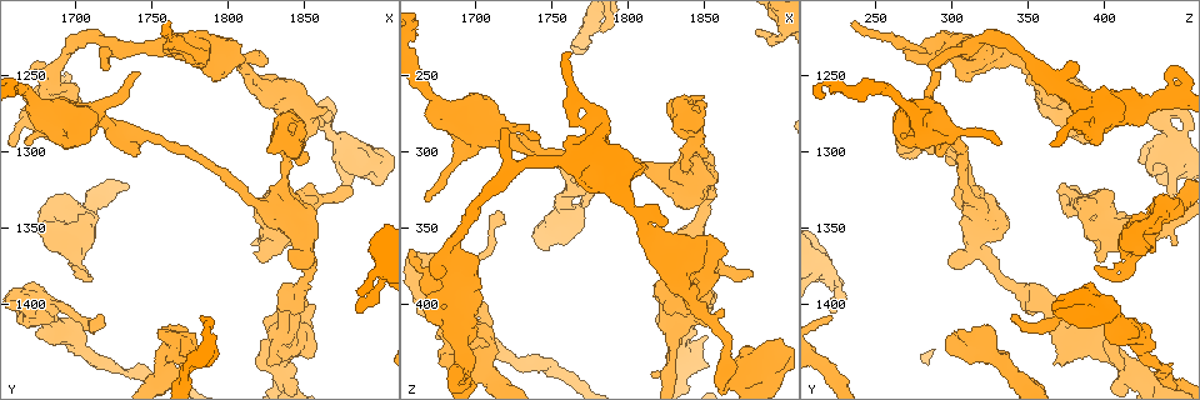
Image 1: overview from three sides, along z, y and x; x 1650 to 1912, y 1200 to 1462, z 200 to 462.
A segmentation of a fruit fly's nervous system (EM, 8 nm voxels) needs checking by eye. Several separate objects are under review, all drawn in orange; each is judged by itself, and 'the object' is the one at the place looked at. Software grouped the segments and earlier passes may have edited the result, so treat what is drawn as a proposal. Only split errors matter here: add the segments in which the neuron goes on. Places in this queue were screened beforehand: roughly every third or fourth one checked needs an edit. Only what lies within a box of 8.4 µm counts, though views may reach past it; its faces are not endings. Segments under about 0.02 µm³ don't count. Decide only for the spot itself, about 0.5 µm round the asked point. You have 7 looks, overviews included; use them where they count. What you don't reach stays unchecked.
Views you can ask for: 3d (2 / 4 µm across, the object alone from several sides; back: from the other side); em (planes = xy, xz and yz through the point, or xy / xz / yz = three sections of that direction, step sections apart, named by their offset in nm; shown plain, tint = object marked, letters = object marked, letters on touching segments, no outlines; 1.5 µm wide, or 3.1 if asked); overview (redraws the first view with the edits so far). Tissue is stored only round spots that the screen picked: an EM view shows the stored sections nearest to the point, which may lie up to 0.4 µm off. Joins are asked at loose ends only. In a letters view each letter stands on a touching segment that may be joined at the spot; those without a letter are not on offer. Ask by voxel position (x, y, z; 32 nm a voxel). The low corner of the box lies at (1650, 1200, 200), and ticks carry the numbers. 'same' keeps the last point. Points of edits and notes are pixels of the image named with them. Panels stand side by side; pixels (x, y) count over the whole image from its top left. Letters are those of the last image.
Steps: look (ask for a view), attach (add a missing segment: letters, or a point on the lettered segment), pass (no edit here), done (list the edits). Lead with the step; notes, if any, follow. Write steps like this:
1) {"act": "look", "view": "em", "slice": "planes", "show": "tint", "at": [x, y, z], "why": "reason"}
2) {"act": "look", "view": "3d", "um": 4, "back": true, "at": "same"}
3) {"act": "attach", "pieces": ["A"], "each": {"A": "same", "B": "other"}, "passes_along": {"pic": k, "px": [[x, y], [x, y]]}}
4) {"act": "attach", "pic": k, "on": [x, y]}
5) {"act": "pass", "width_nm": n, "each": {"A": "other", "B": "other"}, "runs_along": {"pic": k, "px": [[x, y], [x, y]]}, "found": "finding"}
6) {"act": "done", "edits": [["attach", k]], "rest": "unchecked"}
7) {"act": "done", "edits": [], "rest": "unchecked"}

{"act": "look", "view": "em", "slice": "planes", "show": "tint", "at": [1716, 1408, 342], "why": "thin end"}

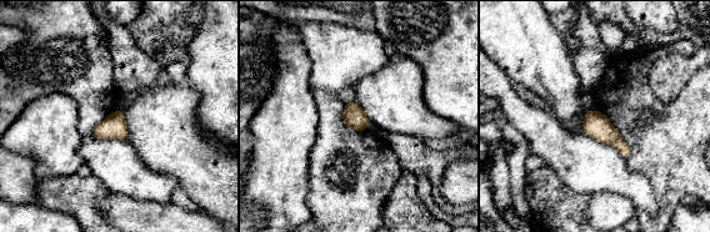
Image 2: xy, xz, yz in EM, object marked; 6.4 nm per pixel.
{"act": "look", "view": "em", "slice": "planes", "show": "letters", "at": "same", "why": "what lies round it"}

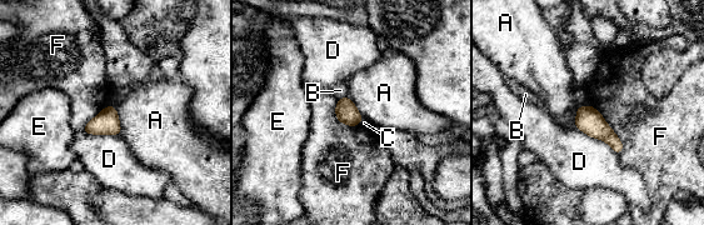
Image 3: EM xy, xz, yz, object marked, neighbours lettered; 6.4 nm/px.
{"act": "pass", "each": {"A": "other", "B": "other", "C": "other", "D": "other", "E": "other", "F": "other"}, "border": {"pic": 3, "px": [[590, 104], [620, 140], [620, 154]]}, "found": "none of them fits"}

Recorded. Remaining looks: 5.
{"act": "look", "view": "3d", "um": 2, "back": true, "at": [1758, 1418, 302]}

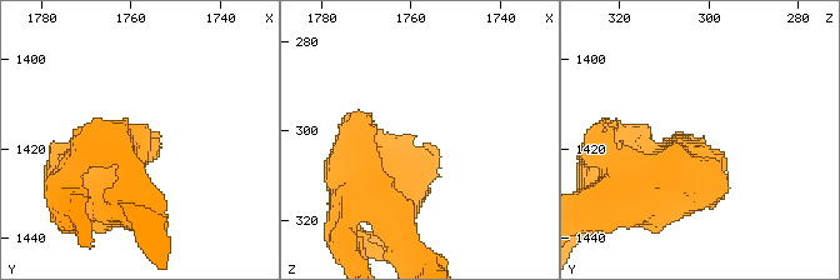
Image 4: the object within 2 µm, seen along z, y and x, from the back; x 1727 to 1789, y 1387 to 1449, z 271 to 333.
{"act": "look", "view": "em", "slice": "planes", "show": "letters", "at": [1758, 1419, 303], "why": "shape alone is not enough"}

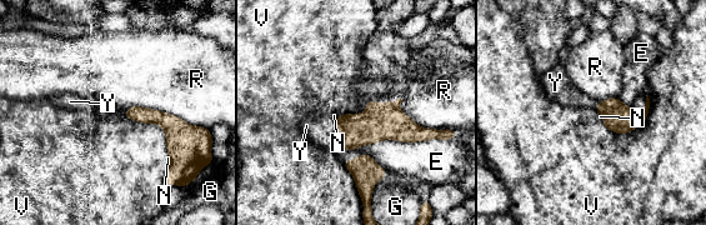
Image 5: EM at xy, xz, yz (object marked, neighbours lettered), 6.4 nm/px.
{"act": "attach", "pieces": ["Y"], "each": {"E": "other", "G": "other", "N": "other", "R": "other", "V": "other", "Y": "same"}, "found": "the neuron continues"}

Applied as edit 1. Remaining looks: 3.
{"act": "look", "view": "overview", "why": "see it whole again"}

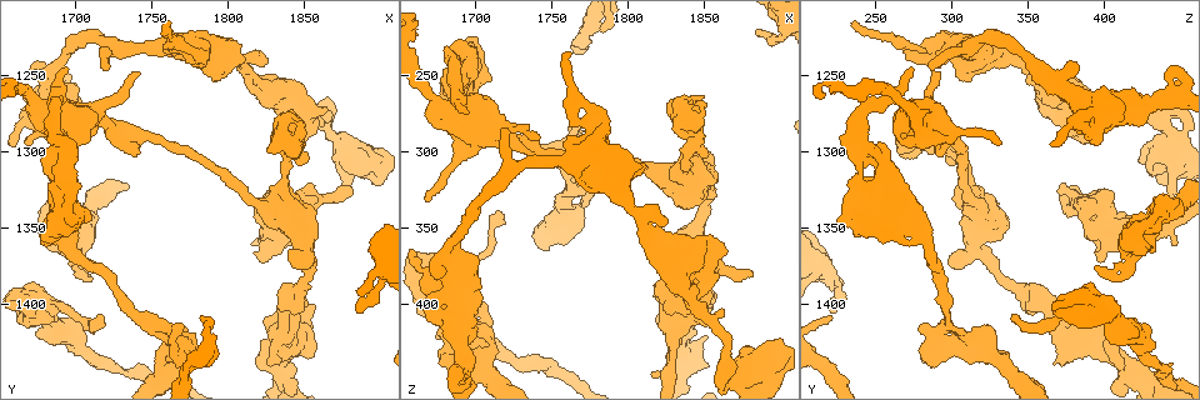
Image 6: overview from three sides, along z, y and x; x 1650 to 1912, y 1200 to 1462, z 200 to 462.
{"act": "look", "view": "em", "slice": "yz", "step": 4, "show": "letters", "at": [1880, 1324, 380], "why": "branch stops here"}

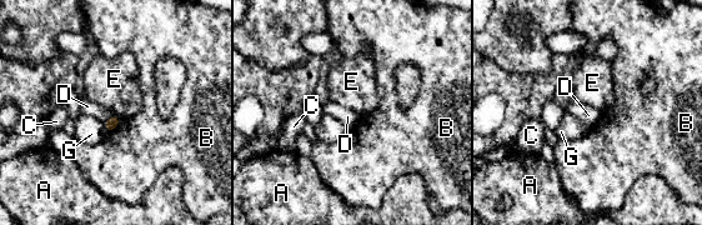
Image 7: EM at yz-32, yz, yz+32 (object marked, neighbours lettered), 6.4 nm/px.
{"act": "look", "view": "em", "slice": "planes", "show": "letters", "at": "same"}

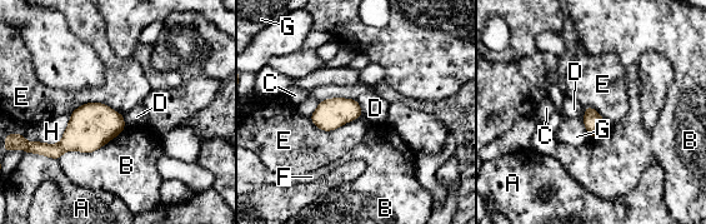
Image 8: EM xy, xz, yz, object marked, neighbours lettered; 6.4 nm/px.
{"act": "pass", "longest_contact_nm": ["B", 500], "each": {"A": "other", "B": "other", "C": "other", "D": "other", "E": "other", "F": "other", "G": "other", "H": "other"}, "border": {"pic": 8, "px": [[362, 114], [329, 130], [309, 118]]}, "found": "none of them fits"}

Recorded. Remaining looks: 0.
{"act": "done", "edits": [["attach", 5]], "rest": "unchecked"}

